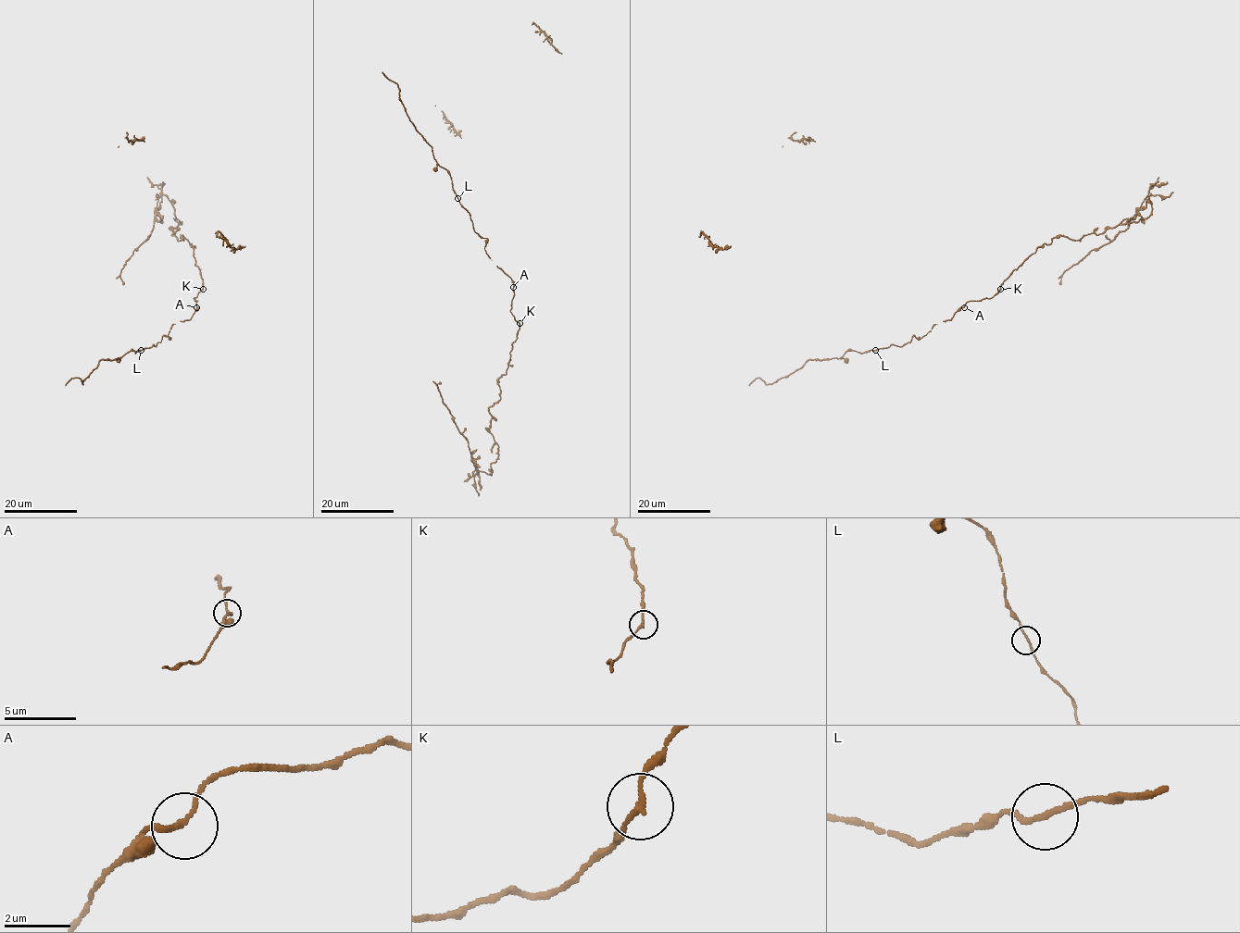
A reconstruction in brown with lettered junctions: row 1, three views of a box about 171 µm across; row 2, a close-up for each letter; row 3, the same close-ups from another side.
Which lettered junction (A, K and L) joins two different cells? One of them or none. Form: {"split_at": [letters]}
{"split_at": ["K"]}

